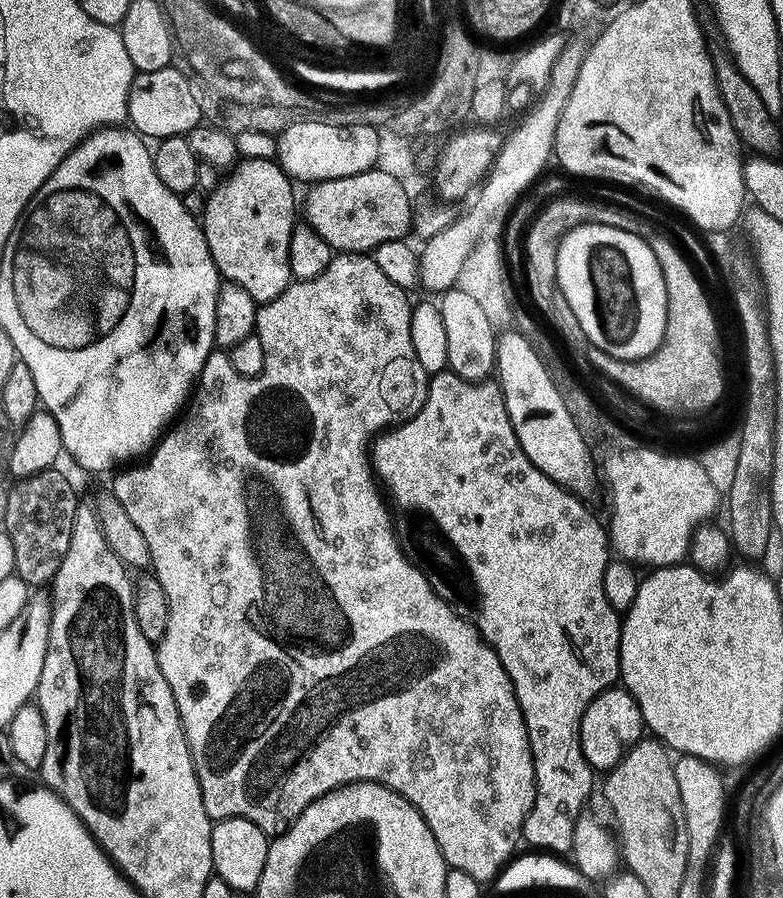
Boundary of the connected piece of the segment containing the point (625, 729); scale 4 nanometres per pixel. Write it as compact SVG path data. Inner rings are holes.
M613 686L602 690L590 706L586 706L586 714L582 714L580 723L580 745L586 762L597 773L604 774L615 767L628 752L629 748L639 743L645 735L642 710L628 689Z

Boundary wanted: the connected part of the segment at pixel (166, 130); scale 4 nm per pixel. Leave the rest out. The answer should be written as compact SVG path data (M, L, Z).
M169 66L162 70L136 72L133 75L128 91L127 123L141 137L153 136L153 141L159 142L168 136L187 136L202 124L202 117L189 83L176 66Z

